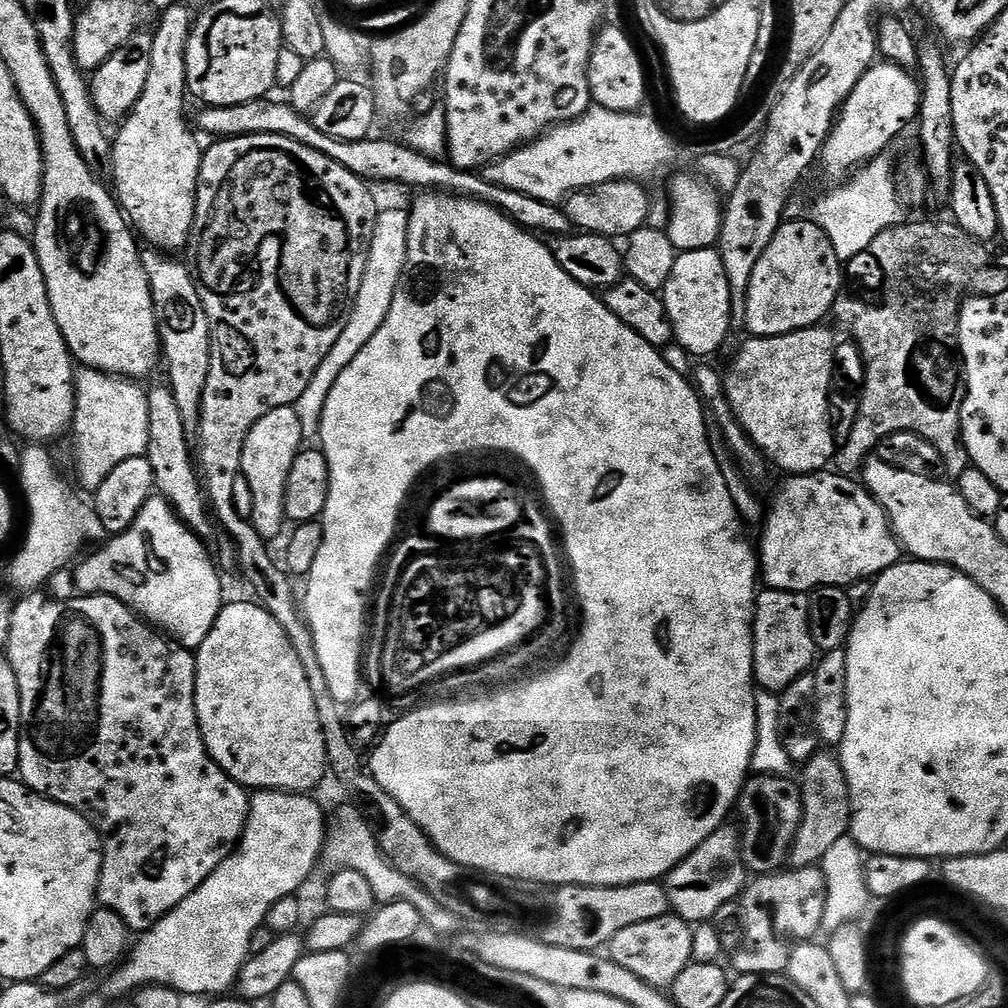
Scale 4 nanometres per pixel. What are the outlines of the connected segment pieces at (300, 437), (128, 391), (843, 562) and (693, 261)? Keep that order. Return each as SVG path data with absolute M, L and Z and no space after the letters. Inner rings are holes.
M295 407L270 410L246 438L240 474L250 482L250 494L254 494L252 525L266 542L272 542L286 525L286 478L290 478L290 466L294 466L294 458L301 452L305 440Z
M81 367L75 373L76 409L72 428L76 432L76 476L88 490L102 486L102 478L126 458L138 458L148 450L148 393L137 381L123 376L109 376Z
M825 470L823 472L811 472L809 476L789 475L785 480L788 481L777 490L772 504L770 500L767 505L764 526L759 533L759 536L761 536L760 544L758 540L758 572L763 583L765 580L765 585L768 588L777 588L783 592L803 592L805 594L811 593L813 588L825 588L826 586L847 589L848 585L854 582L872 580L886 570L890 570L890 566L901 563L902 549L900 543L896 541L896 535L892 532L892 524L888 521L886 510L882 510L880 503L868 493L868 489L864 487L859 479L848 474L841 474L835 470Z
M715 247L679 253L662 295L675 343L683 346L689 357L708 358L711 352L723 346L732 328L734 313L726 266L722 266L722 258Z

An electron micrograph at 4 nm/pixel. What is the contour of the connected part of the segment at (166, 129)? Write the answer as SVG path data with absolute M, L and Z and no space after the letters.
M180 4L170 5L161 14L160 25L152 32L150 75L146 78L142 98L138 98L131 112L124 117L119 125L120 133L115 133L112 142L111 187L120 211L124 213L129 225L152 243L149 245L168 254L176 254L179 248L181 251L188 243L188 235L192 233L202 155L202 144L200 148L199 142L192 137L192 132L184 121L184 96L186 100L189 95L186 82L186 46L193 23L193 13L188 13Z

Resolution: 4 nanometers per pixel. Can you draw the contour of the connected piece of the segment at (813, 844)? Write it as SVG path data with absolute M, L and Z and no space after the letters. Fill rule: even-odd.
M821 750L803 765L804 772L798 779L802 798L802 816L798 832L792 842L790 860L795 867L810 868L819 865L824 855L838 842L838 838L849 835L852 822L852 799L839 759L835 755L827 756Z

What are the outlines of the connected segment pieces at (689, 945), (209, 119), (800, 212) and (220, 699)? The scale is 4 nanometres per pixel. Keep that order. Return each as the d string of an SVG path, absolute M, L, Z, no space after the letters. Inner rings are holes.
M667 914L654 918L653 921L638 922L638 926L626 926L626 930L614 934L614 938L606 946L606 952L614 963L630 970L642 982L668 990L678 974L682 974L682 970L693 963L693 929L693 925L686 923L681 916Z
M265 98L251 100L238 106L211 106L203 109L200 116L200 128L208 138L227 138L229 136L253 136L254 134L274 134L294 138L310 150L318 150L318 154L326 154L330 162L338 162L338 166L346 166L354 175L365 182L381 180L384 184L405 184L408 188L424 188L420 190L439 190L449 196L462 196L465 200L477 200L486 206L494 206L503 216L508 216L519 228L533 234L543 234L548 238L559 238L569 235L568 215L560 204L542 202L538 198L530 198L530 194L518 194L518 190L506 190L506 186L498 186L485 180L483 175L455 168L452 163L443 159L432 160L431 155L415 152L404 144L395 144L392 140L339 140L330 138L330 134L322 134L312 124L311 119L303 112L295 112L291 104Z
M883 154L858 168L848 180L835 185L834 189L814 201L809 210L799 198L789 200L784 211L785 221L809 219L830 238L841 263L853 260L868 248L882 230L892 228L905 219L906 210L900 201L896 166L889 158L889 155Z
M255 602L249 604L225 603L221 608L206 642L195 649L196 658L196 713L200 733L212 761L223 772L243 784L248 790L266 792L311 793L329 771L326 742L314 706L306 670L286 638L286 630L270 618L270 614Z

